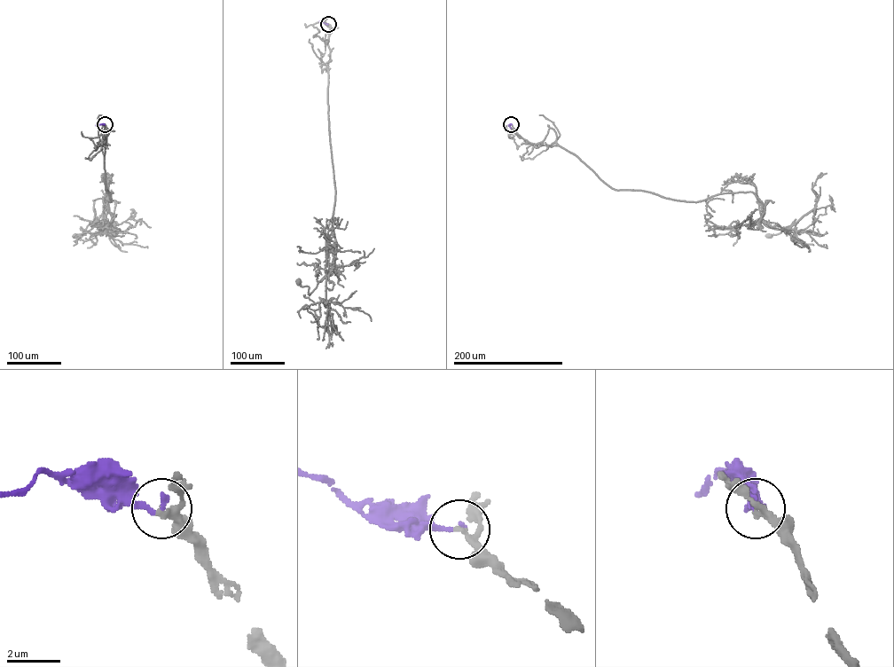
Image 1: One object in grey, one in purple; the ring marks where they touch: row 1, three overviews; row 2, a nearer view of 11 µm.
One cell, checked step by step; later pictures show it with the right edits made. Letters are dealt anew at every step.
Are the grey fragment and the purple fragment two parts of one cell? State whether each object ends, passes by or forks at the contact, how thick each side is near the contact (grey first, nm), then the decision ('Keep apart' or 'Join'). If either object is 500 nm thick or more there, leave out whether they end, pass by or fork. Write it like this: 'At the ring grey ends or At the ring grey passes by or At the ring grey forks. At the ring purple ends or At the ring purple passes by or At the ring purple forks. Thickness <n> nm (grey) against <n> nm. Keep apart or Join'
At the ring grey passes by. At the ring purple ends. Thickness 190 nm (grey) against 200 nm. Join

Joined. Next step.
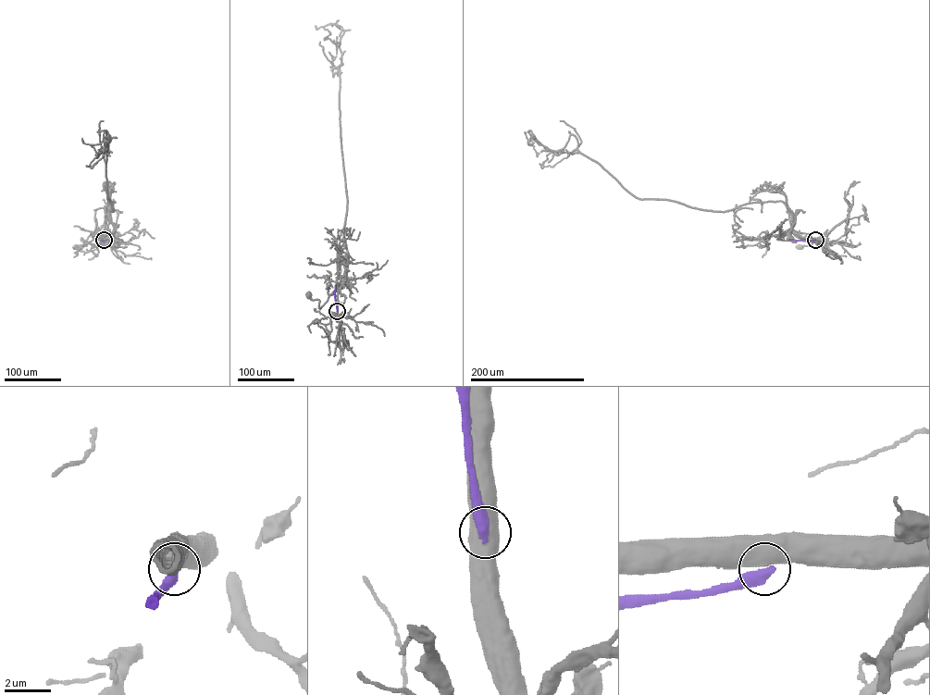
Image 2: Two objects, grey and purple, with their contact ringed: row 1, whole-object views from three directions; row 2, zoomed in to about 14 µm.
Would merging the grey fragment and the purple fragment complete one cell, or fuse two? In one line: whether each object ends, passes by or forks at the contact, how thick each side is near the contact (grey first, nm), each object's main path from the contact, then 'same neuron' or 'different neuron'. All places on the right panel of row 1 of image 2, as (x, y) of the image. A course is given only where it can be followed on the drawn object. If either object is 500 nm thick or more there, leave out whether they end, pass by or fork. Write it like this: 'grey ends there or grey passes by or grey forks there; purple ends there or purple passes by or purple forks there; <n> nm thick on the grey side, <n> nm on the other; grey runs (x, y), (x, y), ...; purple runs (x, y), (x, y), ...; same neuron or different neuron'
750 nm thick on the grey side, 480 nm on the other; grey runs (815, 240), (799, 238), (793, 230), (808, 233), (813, 241), (812, 243), (799, 246); purple runs (815, 240), (789, 240); different neuron

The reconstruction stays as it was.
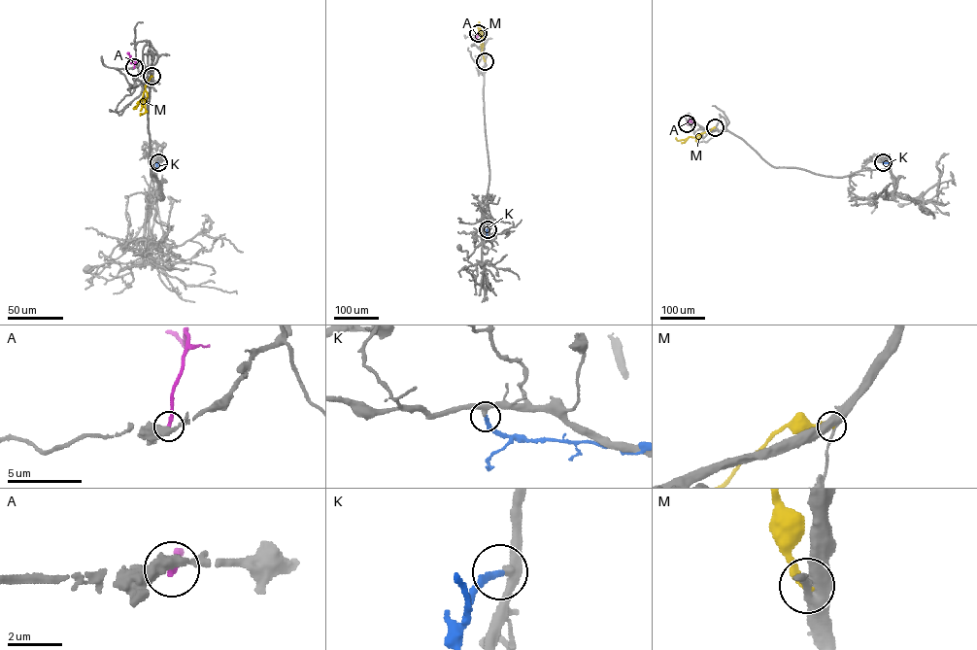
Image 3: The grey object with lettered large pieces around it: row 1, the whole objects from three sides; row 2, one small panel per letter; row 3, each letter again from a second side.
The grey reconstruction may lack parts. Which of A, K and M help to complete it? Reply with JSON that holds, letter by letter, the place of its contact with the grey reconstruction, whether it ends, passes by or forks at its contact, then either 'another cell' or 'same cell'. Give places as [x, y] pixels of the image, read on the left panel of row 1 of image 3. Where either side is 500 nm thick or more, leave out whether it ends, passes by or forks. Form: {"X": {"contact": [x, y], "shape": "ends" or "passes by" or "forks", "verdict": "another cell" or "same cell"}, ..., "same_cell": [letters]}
{"A": {"contact": [134, 67], "shape": "ends", "verdict": "another cell"}, "K": {"contact": [158, 162], "shape": "ends", "verdict": "another cell"}, "M": {"contact": [151, 76], "shape": "ends", "verdict": "another cell"}, "same_cell": []}

